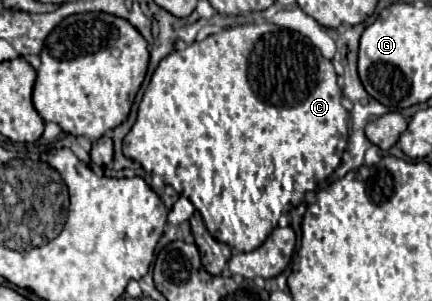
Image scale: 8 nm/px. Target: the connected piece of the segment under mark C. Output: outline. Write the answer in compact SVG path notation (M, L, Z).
M262 22L262 24L244 24L244 26L234 26L220 30L218 34L208 36L202 42L194 42L186 46L184 50L174 50L168 54L164 60L160 60L144 96L138 106L138 118L132 126L132 130L124 138L124 156L142 164L142 168L150 174L160 174L164 176L166 184L170 184L180 196L186 196L194 208L202 214L202 220L208 228L208 232L218 240L228 244L236 254L252 252L258 248L268 234L278 226L278 218L288 210L290 202L300 204L304 200L304 194L310 190L316 190L316 186L326 180L336 166L342 160L346 142L348 142L348 112L340 104L342 92L336 82L336 72L330 60L326 60L312 42L298 34L290 32L286 28L278 28L276 24Z

